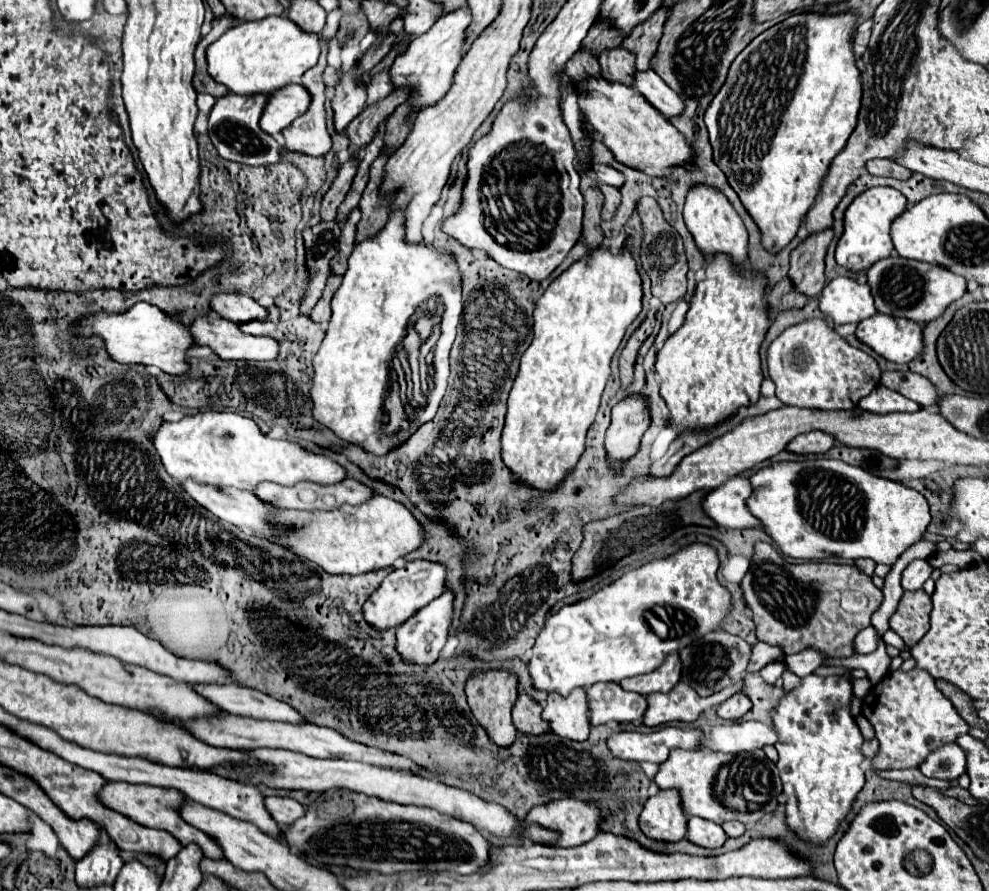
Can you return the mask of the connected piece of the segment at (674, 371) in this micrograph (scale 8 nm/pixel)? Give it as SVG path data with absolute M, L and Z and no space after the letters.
M715 254L715 256L707 262L707 266L705 266L705 280L699 282L697 288L695 288L695 294L693 294L693 298L691 298L691 302L689 302L689 310L687 310L685 322L681 324L681 328L679 328L675 334L671 334L671 338L667 338L667 342L663 344L661 352L657 354L657 362L655 362L655 372L657 372L659 382L661 382L661 396L663 396L665 404L667 404L667 410L669 410L669 414L667 414L669 424L679 426L681 430L687 430L687 428L691 428L691 430L693 430L693 428L711 428L711 426L719 424L721 420L725 420L725 416L731 416L737 408L741 408L741 406L745 406L745 404L755 404L755 402L759 400L759 386L761 386L761 380L763 380L759 348L761 348L761 344L763 344L763 340L765 340L765 334L767 334L767 330L769 330L769 326L771 326L769 306L767 306L767 302L765 302L765 296L767 296L767 292L769 292L767 286L769 286L769 280L767 280L767 276L765 276L761 270L755 270L755 272L753 272L751 266L741 268L741 266L737 266L737 264L731 260L729 254L719 254L719 256Z

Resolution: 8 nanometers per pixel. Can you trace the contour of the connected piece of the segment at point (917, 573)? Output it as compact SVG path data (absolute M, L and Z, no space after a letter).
M923 558L923 560L913 560L905 570L903 570L903 578L901 584L905 590L917 590L925 584L925 580L931 576L935 568Z

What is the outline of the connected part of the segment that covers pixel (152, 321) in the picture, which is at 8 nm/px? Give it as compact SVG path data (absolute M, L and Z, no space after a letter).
M137 302L123 314L109 314L99 312L95 316L89 316L81 320L81 324L75 328L77 334L85 330L101 336L105 340L105 348L109 356L121 364L145 364L145 366L157 366L167 374L181 376L189 372L189 348L195 346L195 340L189 332L189 328L181 322L181 314L169 314L159 310L153 304Z

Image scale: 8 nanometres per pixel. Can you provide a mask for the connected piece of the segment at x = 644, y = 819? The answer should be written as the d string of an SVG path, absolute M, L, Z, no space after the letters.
M661 790L645 802L639 826L649 838L675 842L687 836L687 820L679 790Z

